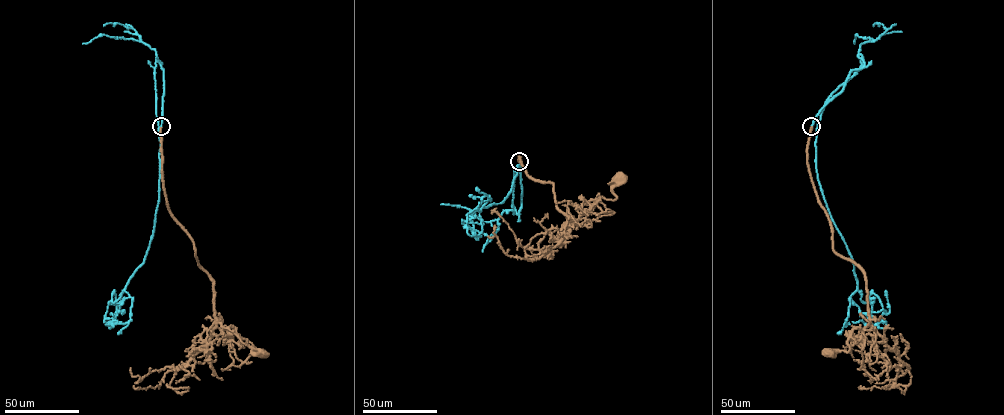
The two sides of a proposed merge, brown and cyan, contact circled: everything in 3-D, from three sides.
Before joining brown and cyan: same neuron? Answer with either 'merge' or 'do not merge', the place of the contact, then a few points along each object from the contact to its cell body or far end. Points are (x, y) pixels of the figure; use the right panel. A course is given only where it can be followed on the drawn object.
do not merge; place (811, 126); course brown (811, 126), (807, 167), (833, 250), (864, 273), (869, 323), (850, 331), (848, 351), (827, 353); course cyan (811, 126), (863, 60), (827, 99), (815, 143), (861, 300), (874, 293), (882, 307), (877, 325), (852, 321)

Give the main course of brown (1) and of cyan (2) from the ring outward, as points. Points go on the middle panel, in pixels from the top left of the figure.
1: (519, 161), (532, 178), (552, 183), (555, 205), (573, 218), (590, 200), (615, 199), (612, 187), (619, 177)
2: (519, 161), (520, 212), (518, 165), (502, 201), (470, 216), (474, 233), (467, 214), (479, 202)

